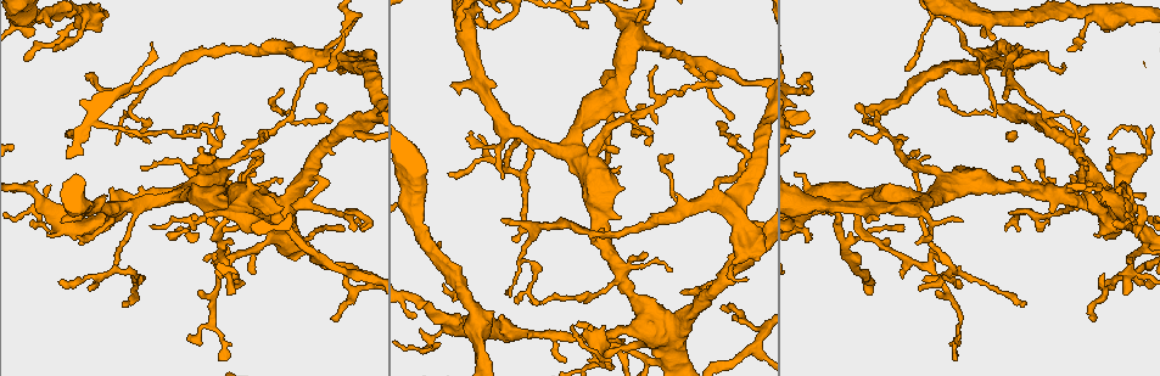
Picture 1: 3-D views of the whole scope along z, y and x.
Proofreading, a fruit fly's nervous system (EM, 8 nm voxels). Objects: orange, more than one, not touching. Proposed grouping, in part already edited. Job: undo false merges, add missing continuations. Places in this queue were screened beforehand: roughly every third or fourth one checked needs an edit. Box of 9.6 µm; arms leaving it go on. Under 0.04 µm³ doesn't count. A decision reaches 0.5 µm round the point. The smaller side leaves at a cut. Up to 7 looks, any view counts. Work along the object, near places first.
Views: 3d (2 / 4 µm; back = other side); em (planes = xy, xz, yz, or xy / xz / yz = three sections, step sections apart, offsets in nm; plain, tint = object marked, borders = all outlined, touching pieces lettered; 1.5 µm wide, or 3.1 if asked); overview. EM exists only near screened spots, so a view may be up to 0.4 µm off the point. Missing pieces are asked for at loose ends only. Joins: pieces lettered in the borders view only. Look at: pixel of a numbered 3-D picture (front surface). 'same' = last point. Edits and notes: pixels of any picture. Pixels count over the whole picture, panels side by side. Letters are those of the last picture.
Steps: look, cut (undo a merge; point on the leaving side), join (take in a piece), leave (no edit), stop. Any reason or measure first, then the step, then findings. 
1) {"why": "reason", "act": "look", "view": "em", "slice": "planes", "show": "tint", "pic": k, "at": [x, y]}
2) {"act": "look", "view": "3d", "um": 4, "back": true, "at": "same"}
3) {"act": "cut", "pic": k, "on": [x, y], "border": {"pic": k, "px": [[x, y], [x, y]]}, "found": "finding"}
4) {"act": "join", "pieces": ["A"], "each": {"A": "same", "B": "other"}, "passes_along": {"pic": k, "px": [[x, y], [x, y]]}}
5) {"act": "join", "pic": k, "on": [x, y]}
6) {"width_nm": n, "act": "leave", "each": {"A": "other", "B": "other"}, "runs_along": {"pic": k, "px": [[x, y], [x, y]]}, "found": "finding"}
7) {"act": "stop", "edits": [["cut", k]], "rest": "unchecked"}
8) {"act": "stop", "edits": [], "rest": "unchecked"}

{"why": "branch point", "act": "look", "view": "em", "slice": "yz", "step": 4, "show": "borders", "pic": 1, "at": [366, 271]}

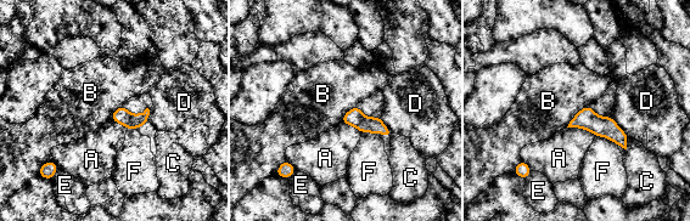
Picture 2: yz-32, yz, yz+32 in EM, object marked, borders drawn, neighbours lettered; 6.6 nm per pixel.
{"longest_contact_nm": ["B", 220], "act": "leave", "each": {"A": "other", "B": "other", "C": "other", "D": "other", "E": "other", "F": "other"}, "border": {"pic": 2, "px": [[589, 105], [581, 108], [566, 126]]}, "found": "continuous, no second neuron"}

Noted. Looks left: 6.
{"act": "look", "view": "em", "slice": "yz", "step": 8, "show": "tint", "pic": 1, "at": [1123, 292]}

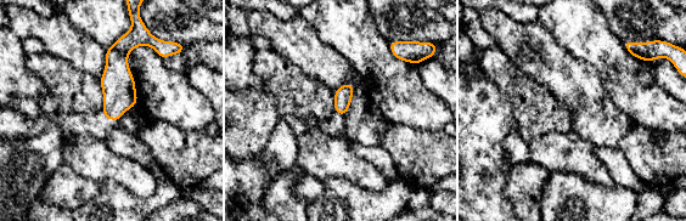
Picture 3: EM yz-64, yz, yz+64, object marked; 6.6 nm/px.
{"why": "see the neighbours", "act": "look", "view": "em", "slice": "yz", "step": 8, "show": "borders", "at": "same"}

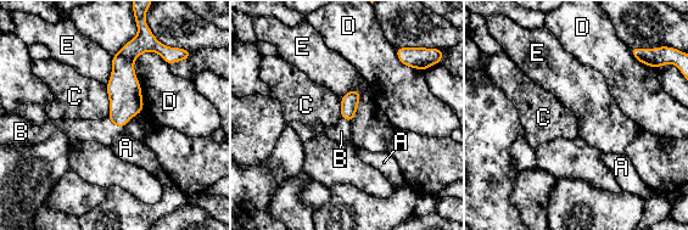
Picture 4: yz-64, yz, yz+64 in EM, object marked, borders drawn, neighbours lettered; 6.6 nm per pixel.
{"act": "join", "pieces": ["B"], "each": {"A": "other", "B": "same", "C": "other", "D": "other", "E": "other"}, "passes_along": {"pic": 4, "px": [[126, 101], [116, 125], [102, 130]]}, "found": "the neuron continues"}

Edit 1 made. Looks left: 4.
{"why": "end of a long branch", "act": "look", "view": "3d", "um": 4, "pic": 1, "at": [939, 90]}

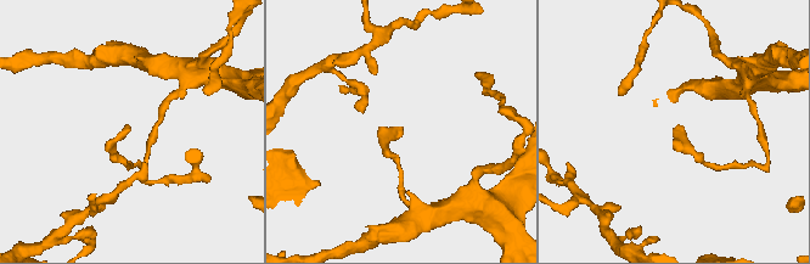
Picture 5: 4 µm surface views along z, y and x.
{"act": "look", "view": "em", "slice": "planes", "show": "borders", "pic": 5, "at": [130, 127]}

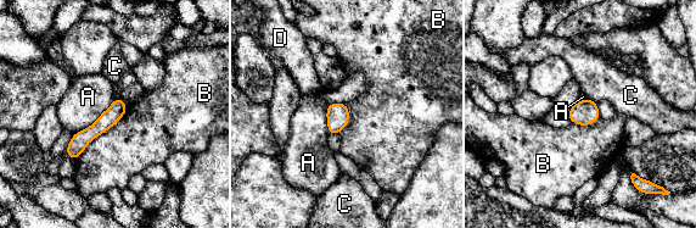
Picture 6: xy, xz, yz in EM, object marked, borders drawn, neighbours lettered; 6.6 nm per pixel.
{"act": "leave", "each": {"A": "other", "B": "other", "C": "other", "D": "other"}, "border": {"pic": 6, "px": [[128, 106], [74, 160]]}, "found": "none of them fits"}

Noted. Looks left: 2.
{"act": "stop", "edits": [["join", 4]], "rest": "unchecked"}

